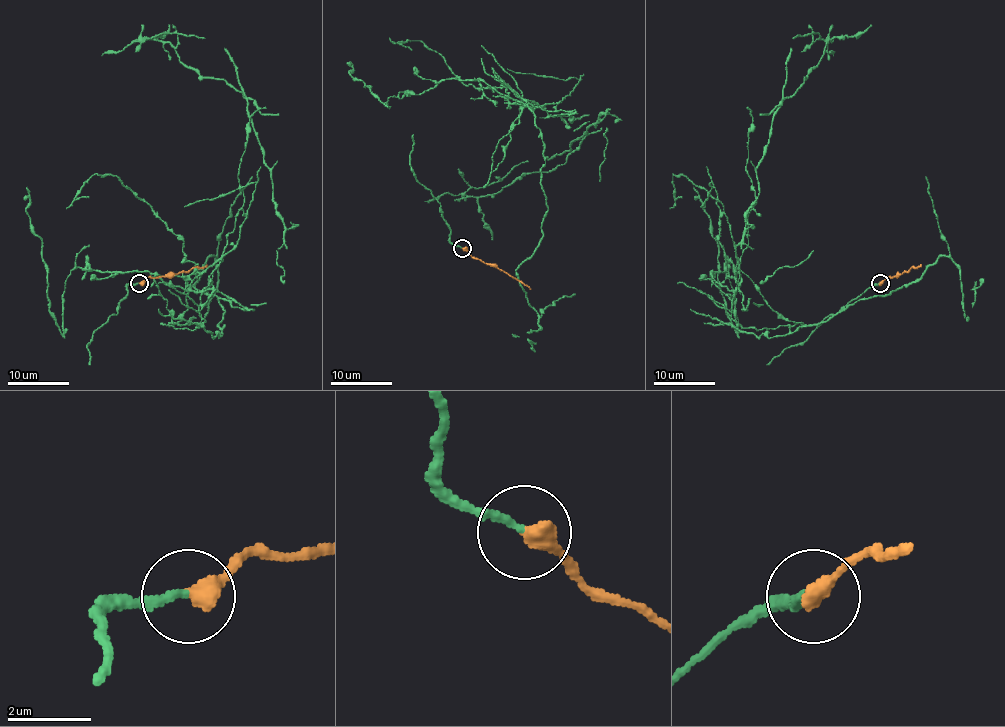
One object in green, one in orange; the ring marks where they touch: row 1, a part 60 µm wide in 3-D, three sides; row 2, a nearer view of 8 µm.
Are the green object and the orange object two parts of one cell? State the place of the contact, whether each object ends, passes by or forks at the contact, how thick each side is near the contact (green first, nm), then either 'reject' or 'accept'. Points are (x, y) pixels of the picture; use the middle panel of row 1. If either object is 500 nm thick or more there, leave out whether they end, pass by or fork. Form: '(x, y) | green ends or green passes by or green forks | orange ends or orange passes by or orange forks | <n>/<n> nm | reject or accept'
(462, 248) | green ends | orange ends | 180/460 nm | reject

